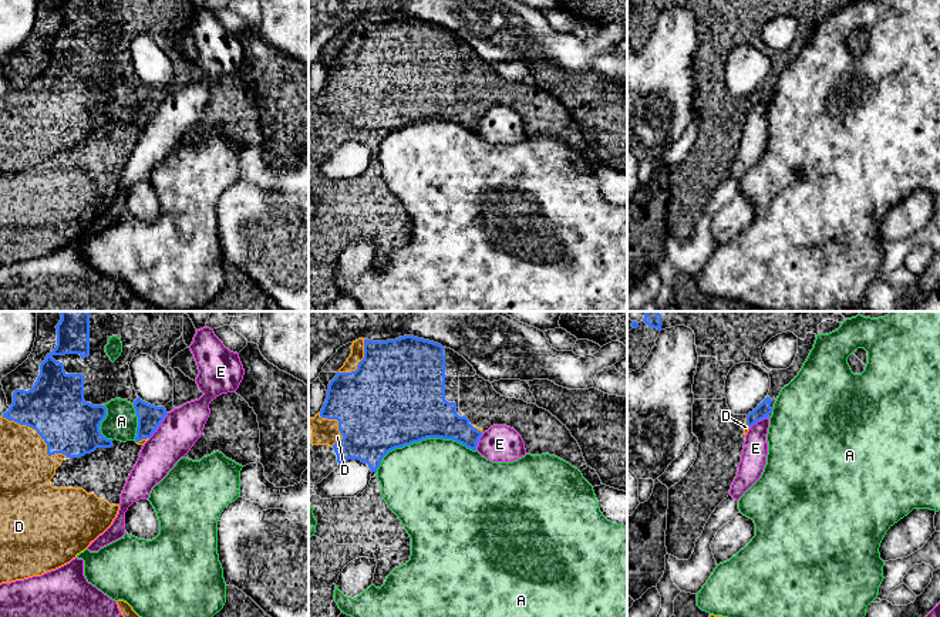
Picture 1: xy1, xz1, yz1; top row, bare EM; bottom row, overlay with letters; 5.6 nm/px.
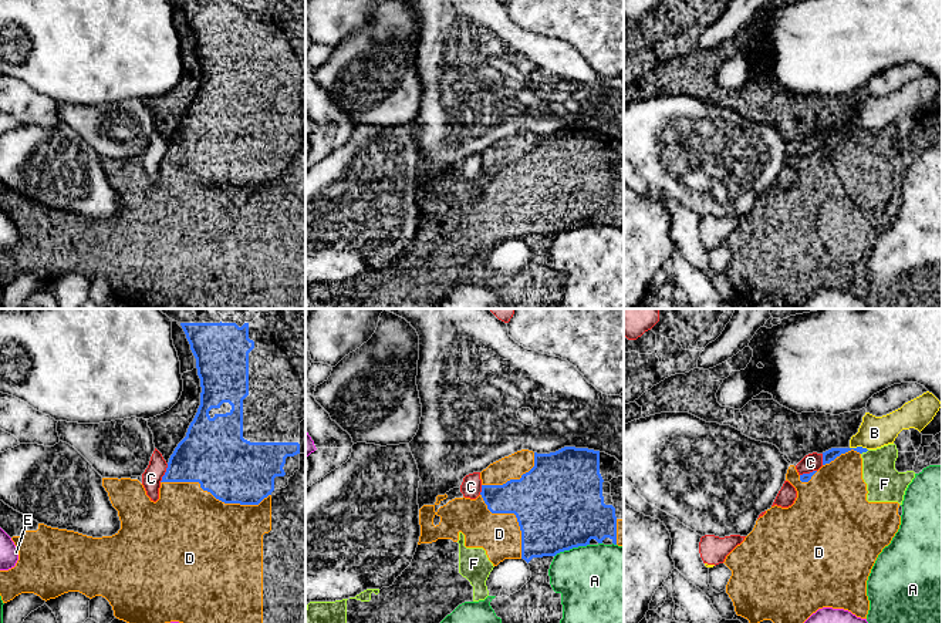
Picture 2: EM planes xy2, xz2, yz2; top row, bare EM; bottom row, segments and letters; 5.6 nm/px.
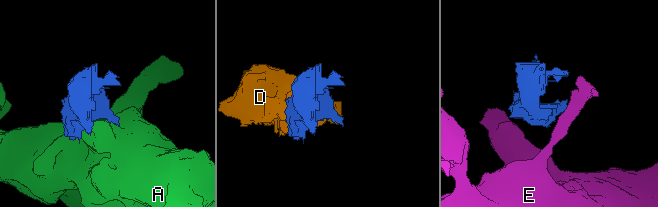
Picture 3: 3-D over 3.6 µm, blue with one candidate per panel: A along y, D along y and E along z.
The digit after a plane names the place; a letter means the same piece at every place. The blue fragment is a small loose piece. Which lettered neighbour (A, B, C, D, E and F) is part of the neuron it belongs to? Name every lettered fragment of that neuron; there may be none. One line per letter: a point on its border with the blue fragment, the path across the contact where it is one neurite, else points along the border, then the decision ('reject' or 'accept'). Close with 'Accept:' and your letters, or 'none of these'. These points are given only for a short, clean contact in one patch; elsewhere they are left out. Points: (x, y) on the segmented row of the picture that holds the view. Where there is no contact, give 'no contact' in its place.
A: meets blue in xz1 at (423, 438); reject
B: meets blue in yz2 at (858, 447); border along yz2 (850, 447), (864, 447), (867, 450); reject
C: meets blue in xy2 at (165, 472); border along xy2 (168, 464), (159, 481); reject
D: meets blue in xy2 at (215, 497); accept
E: meets blue in xy1 at (159, 424); border along xy1 (168, 412), (150, 438); reject
F: meets blue in yz2 at (864, 451); accept
Accept: D, F

